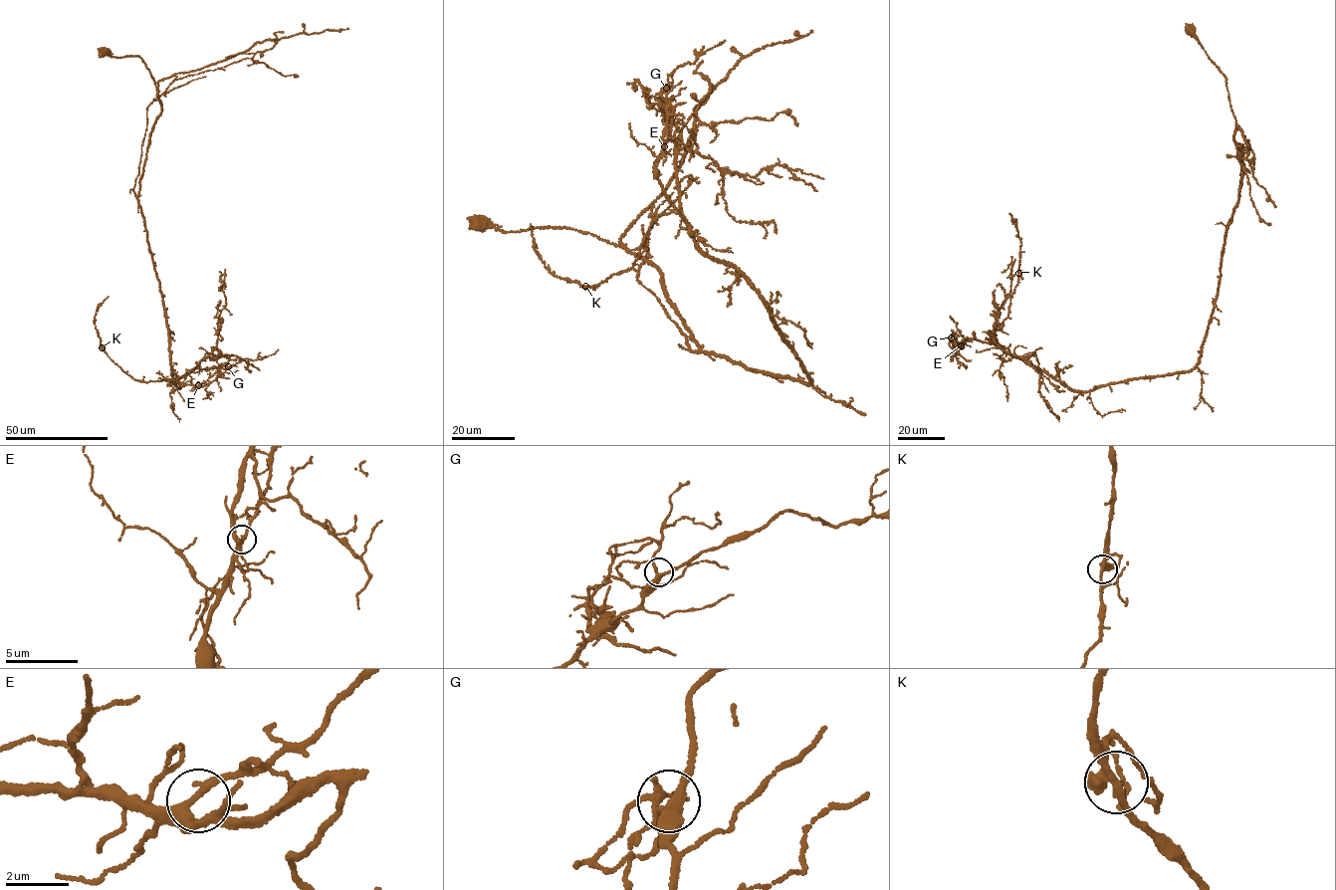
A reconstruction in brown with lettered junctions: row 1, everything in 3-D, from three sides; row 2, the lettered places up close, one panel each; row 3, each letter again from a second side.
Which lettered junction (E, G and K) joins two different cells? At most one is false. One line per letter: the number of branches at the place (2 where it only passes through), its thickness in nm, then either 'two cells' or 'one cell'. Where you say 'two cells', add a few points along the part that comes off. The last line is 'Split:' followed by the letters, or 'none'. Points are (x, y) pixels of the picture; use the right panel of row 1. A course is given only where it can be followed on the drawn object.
E: branches 3; calibre 280 nm; one cell
G: branches 3; calibre 280 nm; one cell
K: branches 3; calibre 280 nm; one cell
Split: none

